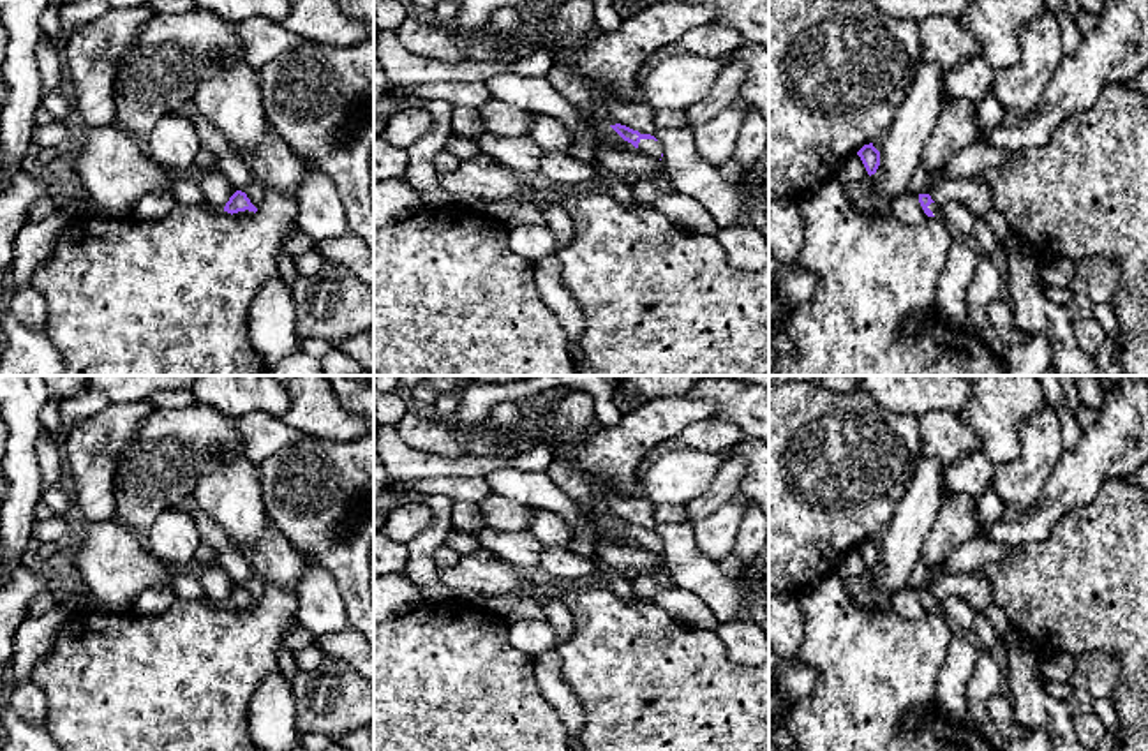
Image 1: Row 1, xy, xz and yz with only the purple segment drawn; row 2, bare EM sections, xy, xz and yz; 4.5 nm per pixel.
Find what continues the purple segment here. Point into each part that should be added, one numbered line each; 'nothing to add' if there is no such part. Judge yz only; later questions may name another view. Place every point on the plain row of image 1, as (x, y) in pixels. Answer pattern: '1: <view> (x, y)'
nothing to add

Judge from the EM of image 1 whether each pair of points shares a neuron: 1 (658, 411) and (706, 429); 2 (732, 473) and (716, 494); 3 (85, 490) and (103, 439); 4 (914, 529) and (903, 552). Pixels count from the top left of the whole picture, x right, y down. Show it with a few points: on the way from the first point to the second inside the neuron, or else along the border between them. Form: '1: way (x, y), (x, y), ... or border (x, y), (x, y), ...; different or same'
1: border (713, 416), (690, 422), (676, 436); different
2: way (729, 478), (722, 489); same
3: way (90, 478), (92, 452); same
4: way (909, 535), (903, 540), (903, 547); same

